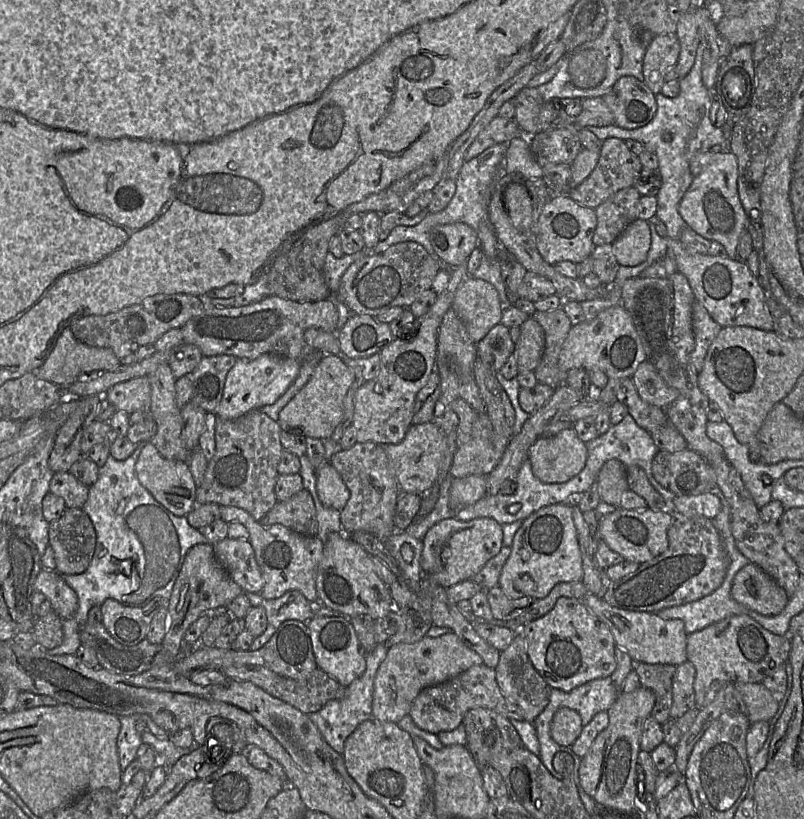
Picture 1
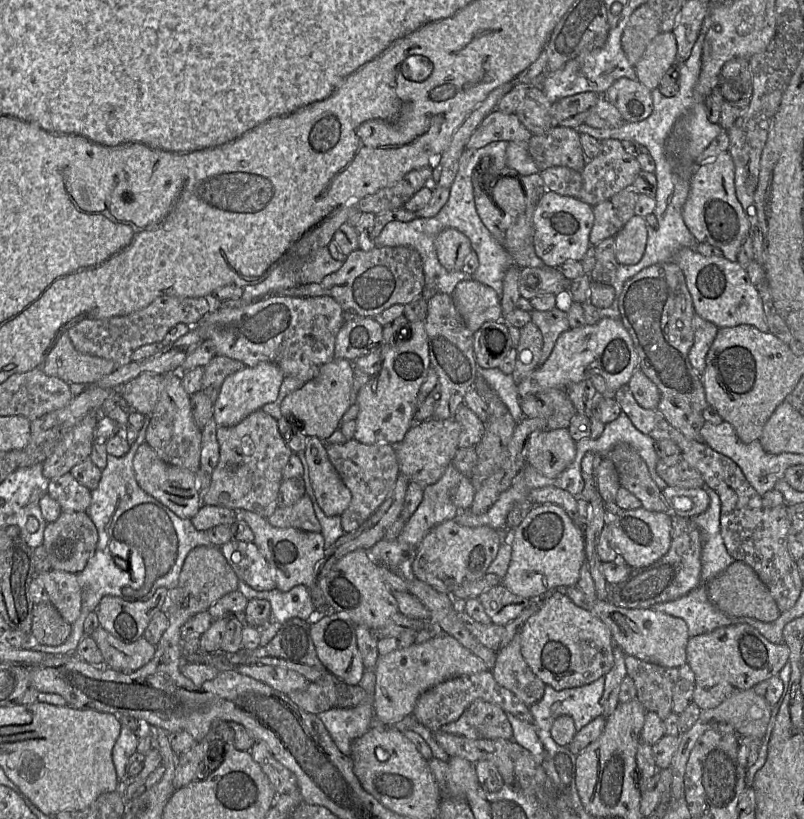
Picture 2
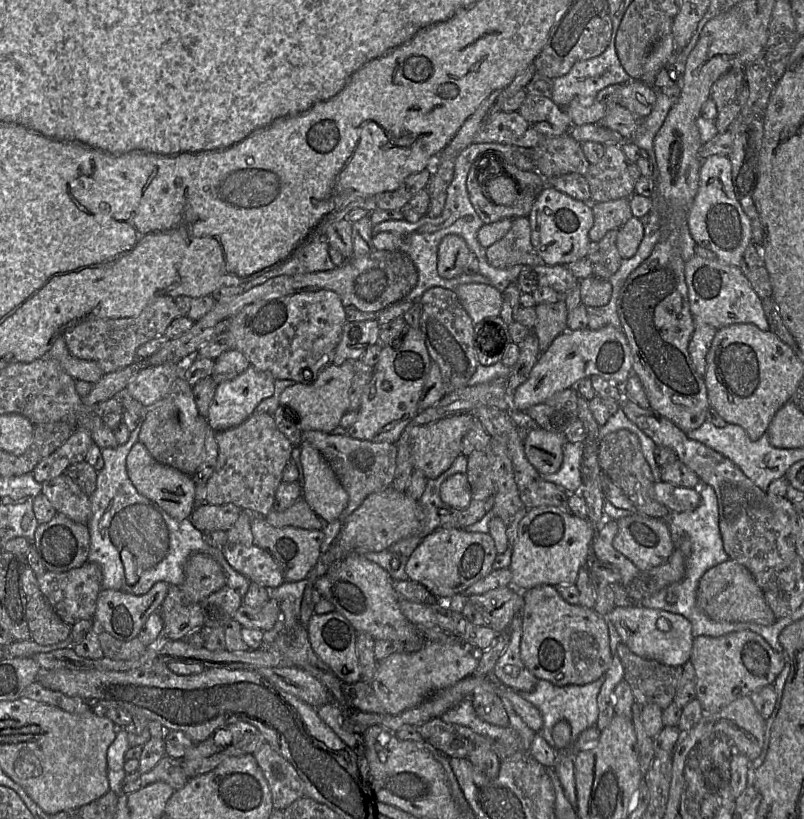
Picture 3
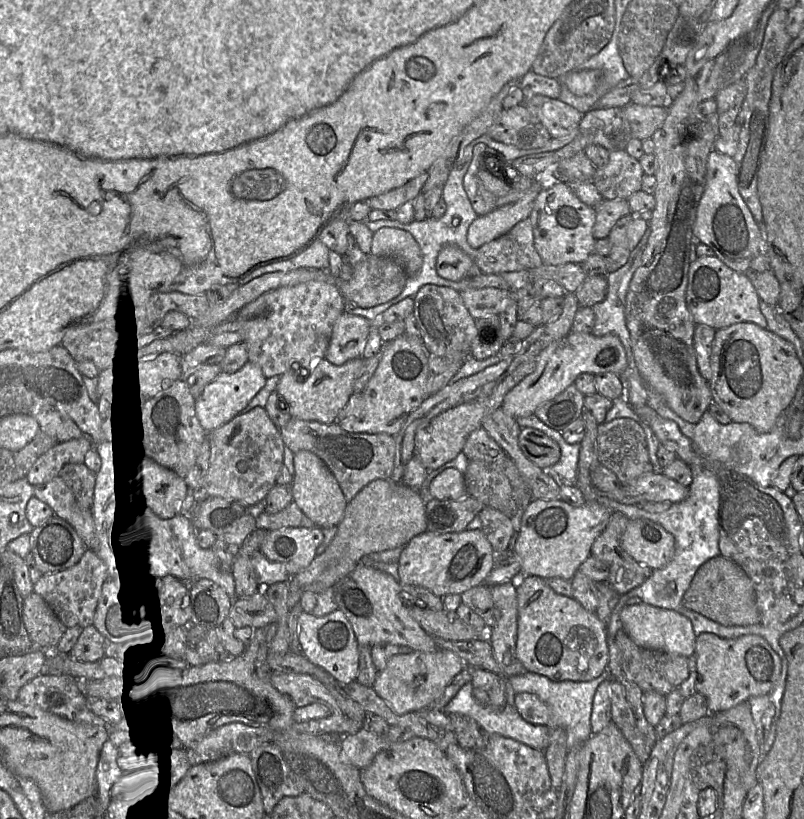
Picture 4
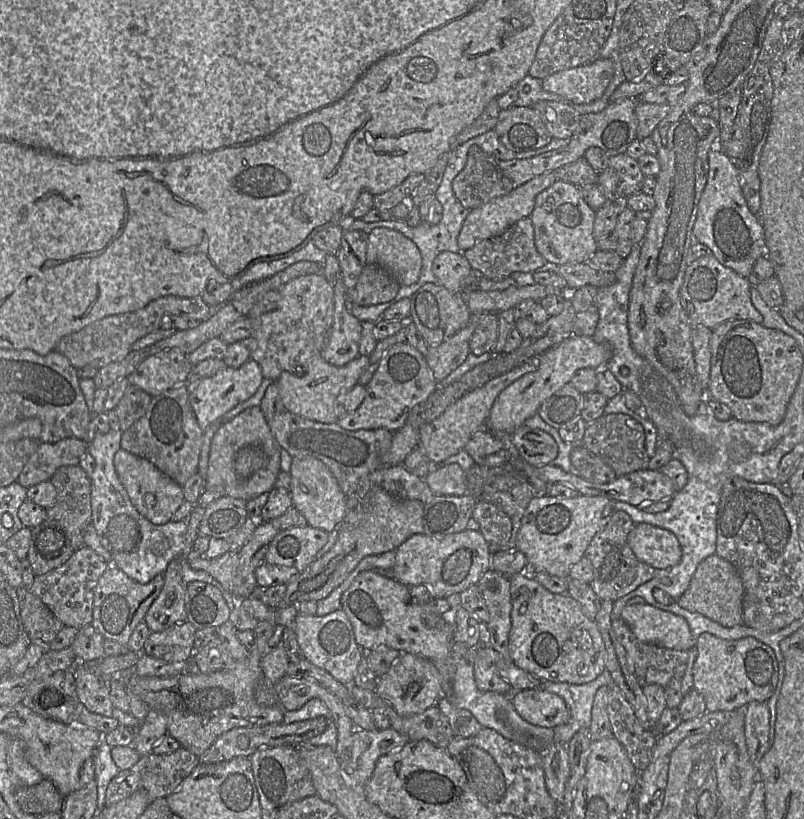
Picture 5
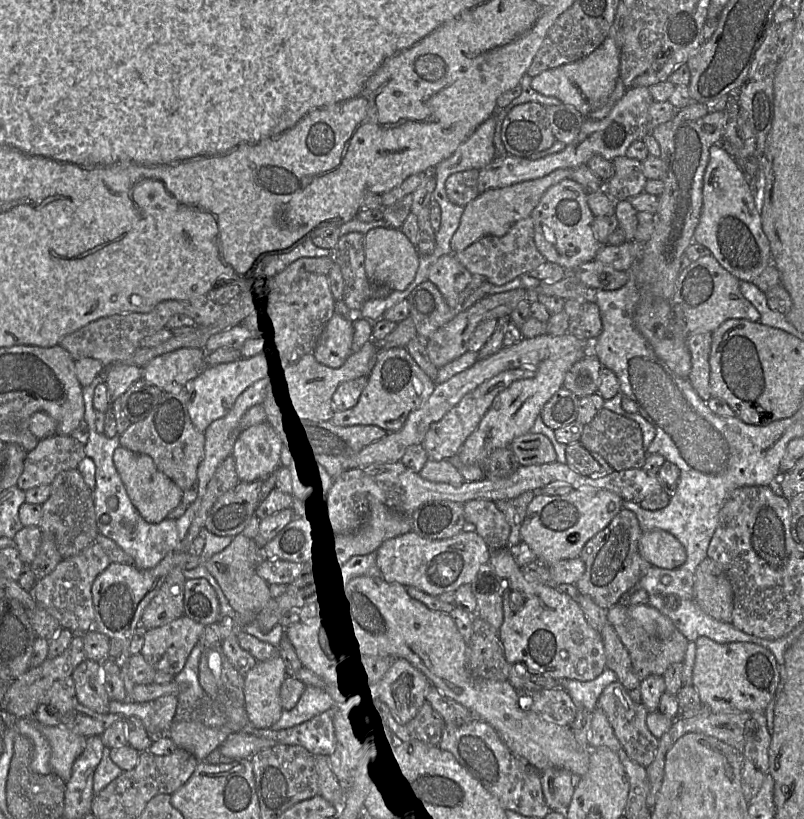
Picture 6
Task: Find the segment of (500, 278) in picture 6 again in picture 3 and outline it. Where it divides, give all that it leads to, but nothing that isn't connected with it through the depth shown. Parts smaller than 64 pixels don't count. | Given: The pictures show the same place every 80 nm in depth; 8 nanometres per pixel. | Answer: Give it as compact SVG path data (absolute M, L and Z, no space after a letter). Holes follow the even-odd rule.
M527 217L513 219L510 230L500 240L486 248L487 262L499 269L515 265L543 264L531 243L530 222Z

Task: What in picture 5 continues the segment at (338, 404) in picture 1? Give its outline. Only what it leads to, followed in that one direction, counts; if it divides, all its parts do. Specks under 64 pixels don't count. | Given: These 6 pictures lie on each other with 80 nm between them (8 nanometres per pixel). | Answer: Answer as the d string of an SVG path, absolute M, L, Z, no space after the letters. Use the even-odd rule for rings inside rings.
M358 355L355 359L337 367L326 362L321 356L309 361L306 372L298 376L290 371L283 371L277 380L281 400L289 412L321 423L336 423L336 406L340 395L345 394L358 380L369 364L369 357Z

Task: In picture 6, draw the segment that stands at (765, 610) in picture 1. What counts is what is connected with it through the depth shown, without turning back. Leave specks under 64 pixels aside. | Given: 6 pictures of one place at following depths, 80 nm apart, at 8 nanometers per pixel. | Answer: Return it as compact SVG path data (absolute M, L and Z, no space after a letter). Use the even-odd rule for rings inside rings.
M706 557L694 575L693 598L715 620L731 623L733 592L730 581L712 559Z

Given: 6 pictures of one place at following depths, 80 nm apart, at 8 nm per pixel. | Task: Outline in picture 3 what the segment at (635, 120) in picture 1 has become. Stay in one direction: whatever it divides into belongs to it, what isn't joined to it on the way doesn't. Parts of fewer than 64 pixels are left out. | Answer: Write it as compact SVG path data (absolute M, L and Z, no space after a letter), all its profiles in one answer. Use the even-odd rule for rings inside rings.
M631 80L624 84L619 94L619 104L637 118L648 116L655 102L656 89L642 80Z

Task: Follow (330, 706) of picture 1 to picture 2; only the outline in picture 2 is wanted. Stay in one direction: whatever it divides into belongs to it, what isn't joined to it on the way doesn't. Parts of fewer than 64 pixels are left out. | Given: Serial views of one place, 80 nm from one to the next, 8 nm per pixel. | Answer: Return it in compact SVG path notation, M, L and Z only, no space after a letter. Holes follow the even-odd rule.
M365 669L358 683L367 693L364 701L353 707L332 707L317 714L343 754L350 755L352 742L362 736L374 723L375 683L375 670Z

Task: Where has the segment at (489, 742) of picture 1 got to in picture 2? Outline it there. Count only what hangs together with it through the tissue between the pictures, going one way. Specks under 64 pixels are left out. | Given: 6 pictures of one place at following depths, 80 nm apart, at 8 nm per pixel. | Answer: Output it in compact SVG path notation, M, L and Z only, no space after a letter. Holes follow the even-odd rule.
M477 699L466 709L466 716L469 724L473 726L479 737L486 739L508 739L513 740L513 729L504 710L491 702Z

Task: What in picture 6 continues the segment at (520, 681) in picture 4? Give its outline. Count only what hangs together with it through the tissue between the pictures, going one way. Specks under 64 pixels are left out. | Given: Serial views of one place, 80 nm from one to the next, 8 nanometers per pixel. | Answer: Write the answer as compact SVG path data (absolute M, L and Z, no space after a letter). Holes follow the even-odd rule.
M606 668L600 676L592 681L561 680L561 685L578 709L586 709L593 713L603 690L615 681L618 681L616 674Z

